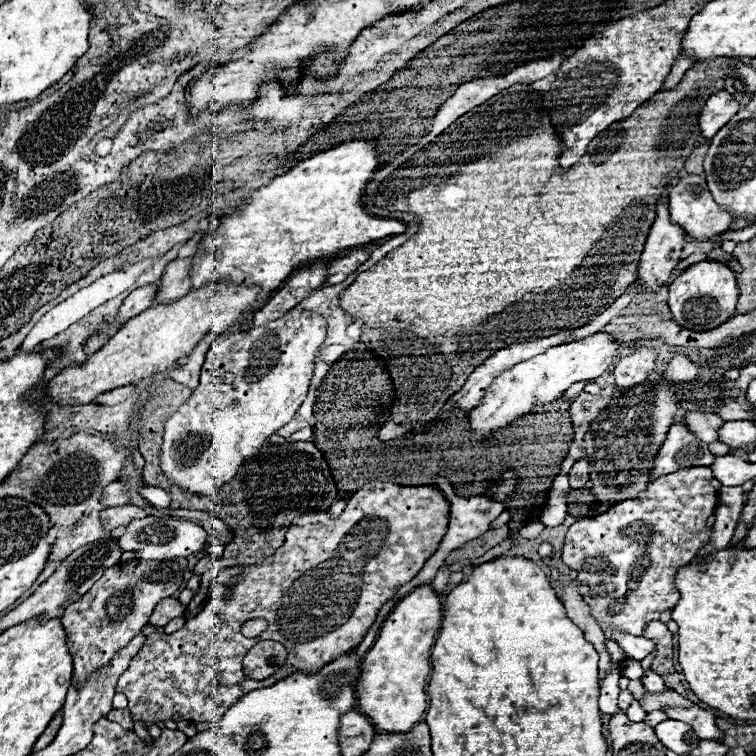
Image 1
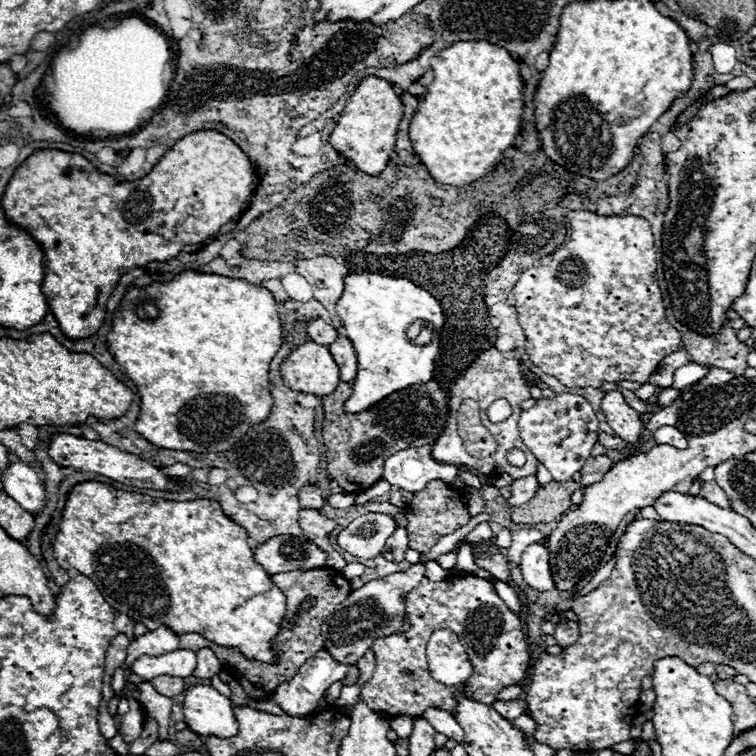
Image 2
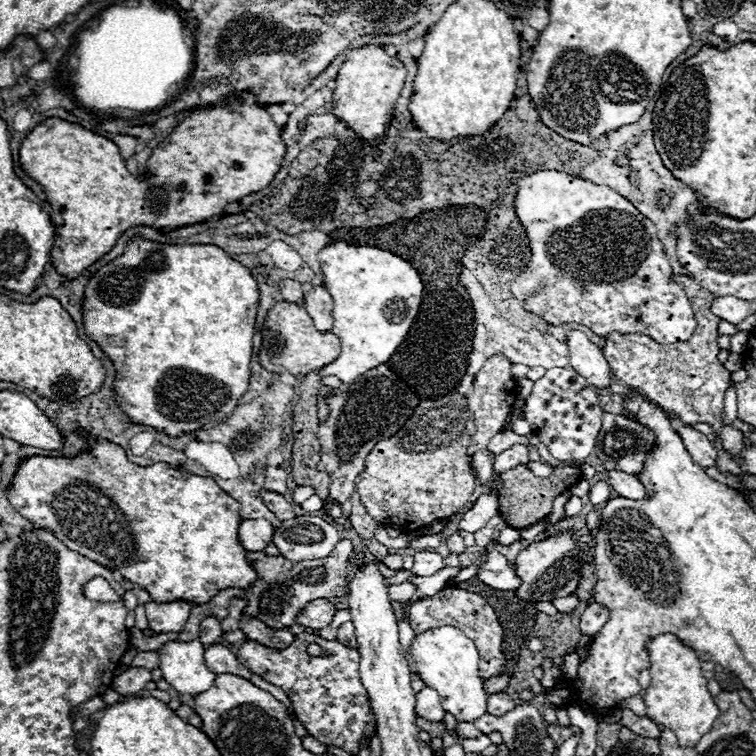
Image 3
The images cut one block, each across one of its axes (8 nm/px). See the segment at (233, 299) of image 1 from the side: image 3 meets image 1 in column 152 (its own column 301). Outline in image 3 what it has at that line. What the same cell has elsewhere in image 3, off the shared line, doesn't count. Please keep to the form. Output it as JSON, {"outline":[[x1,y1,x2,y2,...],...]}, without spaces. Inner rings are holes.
{"outline":[[280,300,270,310,262,324,262,346,260,346,260,364,276,374,290,372,294,376,306,376,326,364,330,364,340,354,340,342,334,332,320,332,314,328,312,318,294,302]]}

